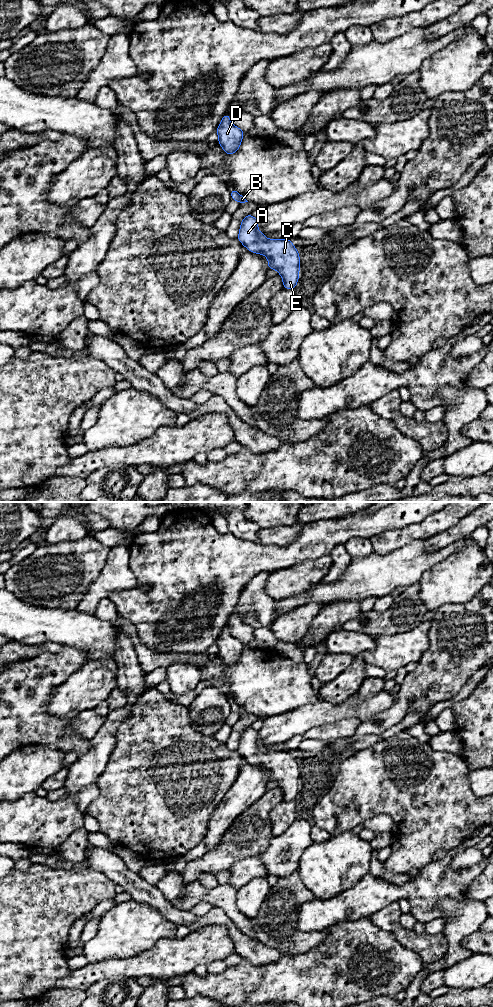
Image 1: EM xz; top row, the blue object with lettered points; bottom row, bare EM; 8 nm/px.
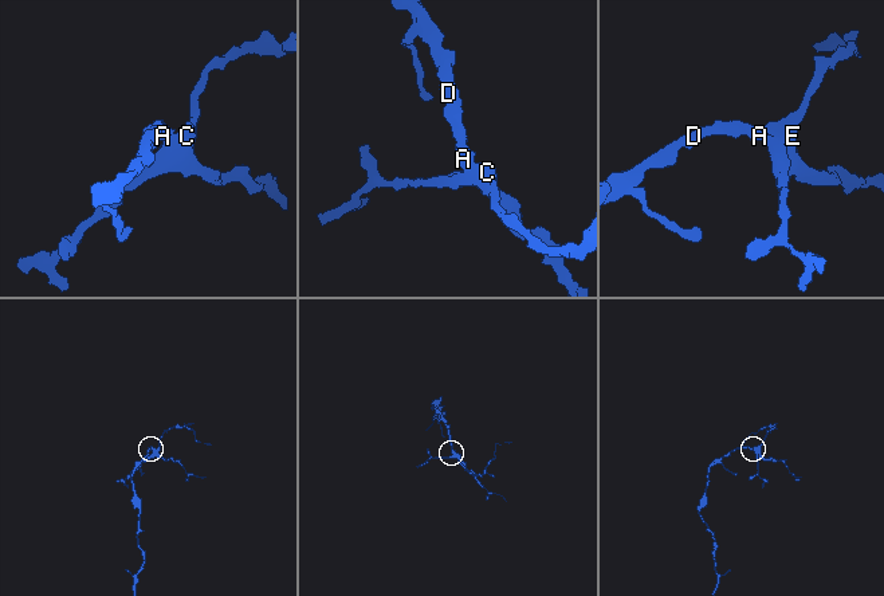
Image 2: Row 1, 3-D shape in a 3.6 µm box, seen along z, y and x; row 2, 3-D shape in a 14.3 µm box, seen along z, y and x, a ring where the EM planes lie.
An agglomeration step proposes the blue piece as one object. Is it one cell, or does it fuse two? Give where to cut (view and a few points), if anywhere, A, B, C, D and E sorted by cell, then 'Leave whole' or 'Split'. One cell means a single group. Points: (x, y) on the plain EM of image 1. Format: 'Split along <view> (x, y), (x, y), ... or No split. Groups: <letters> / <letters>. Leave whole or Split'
No split. Groups: A B C D E. Leave whole

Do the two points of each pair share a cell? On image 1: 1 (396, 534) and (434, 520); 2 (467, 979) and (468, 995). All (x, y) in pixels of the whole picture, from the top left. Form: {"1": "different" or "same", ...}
{"1": "same", "2": "different"}

